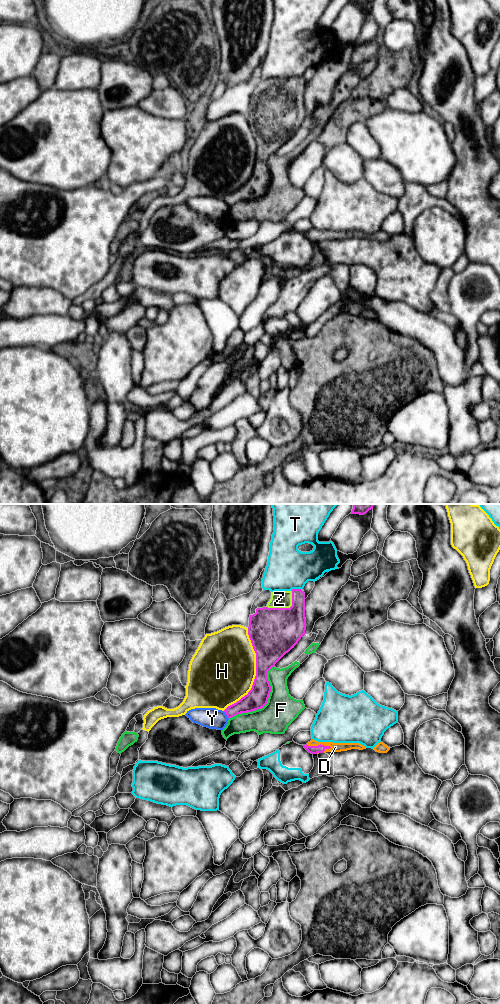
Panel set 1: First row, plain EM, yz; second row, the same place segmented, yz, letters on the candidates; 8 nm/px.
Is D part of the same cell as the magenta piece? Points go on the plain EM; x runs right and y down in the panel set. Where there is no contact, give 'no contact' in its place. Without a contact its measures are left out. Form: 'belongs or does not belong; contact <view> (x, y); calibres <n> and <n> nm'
belongs; contact yz (319, 233); calibres 70 and 80 nm

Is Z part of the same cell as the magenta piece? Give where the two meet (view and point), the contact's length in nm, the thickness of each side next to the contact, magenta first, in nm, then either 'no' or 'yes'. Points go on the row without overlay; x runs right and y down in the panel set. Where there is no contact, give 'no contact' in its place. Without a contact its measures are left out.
contact yz (285, 96); length 260 nm; calibres 380 and 140 nm; yes

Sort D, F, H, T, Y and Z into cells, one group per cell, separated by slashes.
D Z / F / H / T / Y

